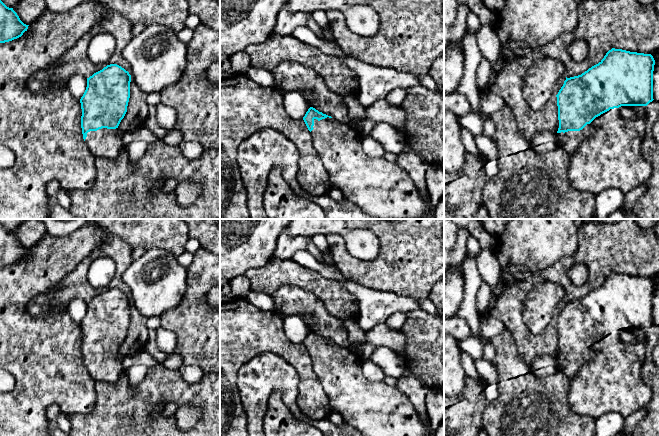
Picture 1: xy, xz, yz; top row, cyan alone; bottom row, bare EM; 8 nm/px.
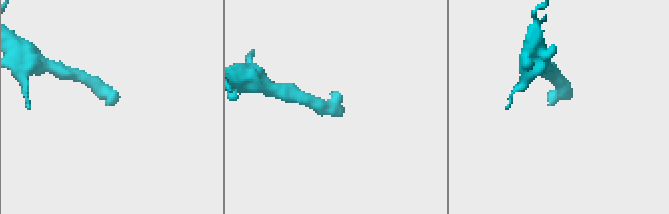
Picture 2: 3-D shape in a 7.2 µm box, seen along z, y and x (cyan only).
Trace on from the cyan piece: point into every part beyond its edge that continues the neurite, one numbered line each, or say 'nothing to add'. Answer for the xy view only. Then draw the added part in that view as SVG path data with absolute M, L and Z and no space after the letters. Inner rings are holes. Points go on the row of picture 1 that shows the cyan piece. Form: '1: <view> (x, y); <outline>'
1: xy (108, 143); M118 128L90 131L87 133L85 143L95 157L115 159L126 147L122 139L124 133Z

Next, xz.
1: xz (382, 189); M335 118L314 119L312 142L329 176L329 187L340 190L344 199L353 202L368 216L378 219L433 219L434 206L426 200L409 175L396 163L383 157L371 157L362 148L362 135Z

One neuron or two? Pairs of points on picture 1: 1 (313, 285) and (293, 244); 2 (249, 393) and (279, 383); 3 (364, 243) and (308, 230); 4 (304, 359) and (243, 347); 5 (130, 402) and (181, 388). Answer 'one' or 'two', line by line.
1: two
2: one
3: one
4: one
5: one

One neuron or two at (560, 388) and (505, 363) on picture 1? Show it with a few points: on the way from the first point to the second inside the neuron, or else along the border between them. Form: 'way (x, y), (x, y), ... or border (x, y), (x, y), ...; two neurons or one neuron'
way (543, 388), (520, 388), (512, 380), (508, 380); one neuron

